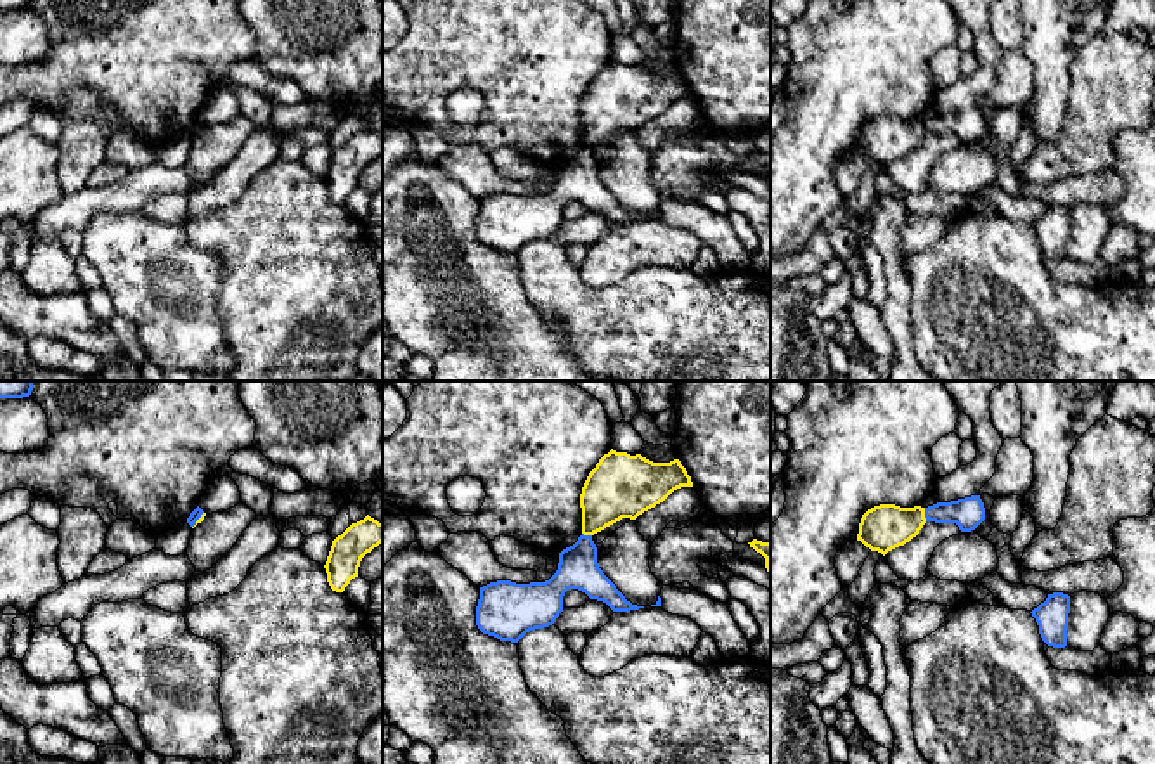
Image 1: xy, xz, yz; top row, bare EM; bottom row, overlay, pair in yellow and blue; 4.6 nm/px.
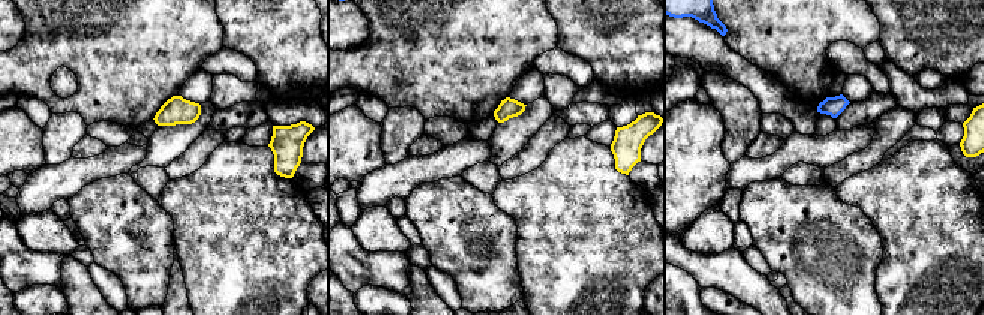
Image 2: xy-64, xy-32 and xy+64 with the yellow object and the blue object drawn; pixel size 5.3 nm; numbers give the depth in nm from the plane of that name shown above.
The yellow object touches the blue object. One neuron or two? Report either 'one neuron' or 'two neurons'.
two neurons

